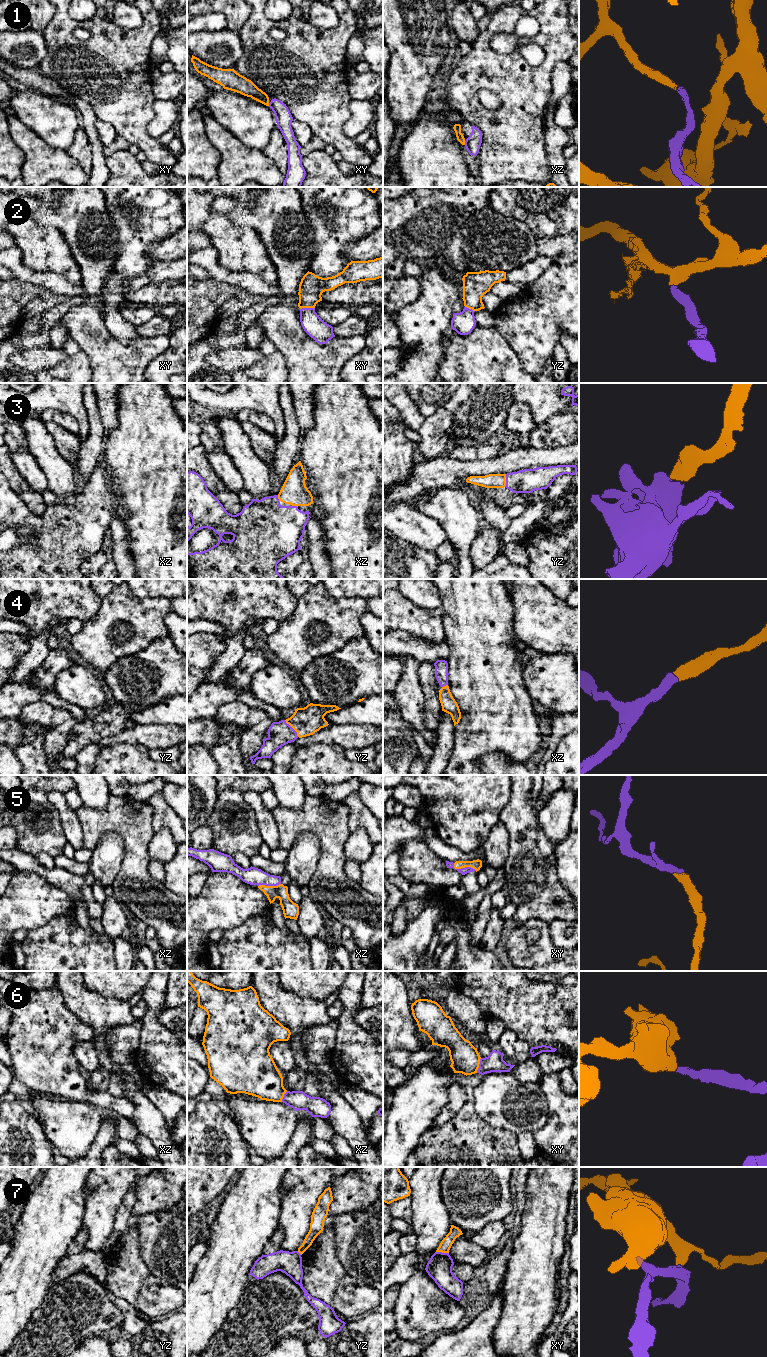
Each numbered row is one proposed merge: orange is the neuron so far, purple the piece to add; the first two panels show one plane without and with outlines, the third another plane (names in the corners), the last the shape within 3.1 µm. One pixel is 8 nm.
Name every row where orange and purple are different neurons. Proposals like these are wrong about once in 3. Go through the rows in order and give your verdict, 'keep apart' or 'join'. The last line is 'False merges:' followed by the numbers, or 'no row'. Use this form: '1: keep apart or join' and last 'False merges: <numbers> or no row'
1: join
2: join
3: join
4: join
5: join
6: join
7: keep apart
False merges: 7

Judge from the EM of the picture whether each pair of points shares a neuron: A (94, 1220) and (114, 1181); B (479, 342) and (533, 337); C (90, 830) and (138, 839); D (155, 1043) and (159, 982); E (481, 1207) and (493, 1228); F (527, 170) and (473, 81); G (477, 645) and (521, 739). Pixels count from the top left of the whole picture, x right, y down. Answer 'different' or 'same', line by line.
A: same
B: different
C: same
D: same
E: different
F: same
G: same

